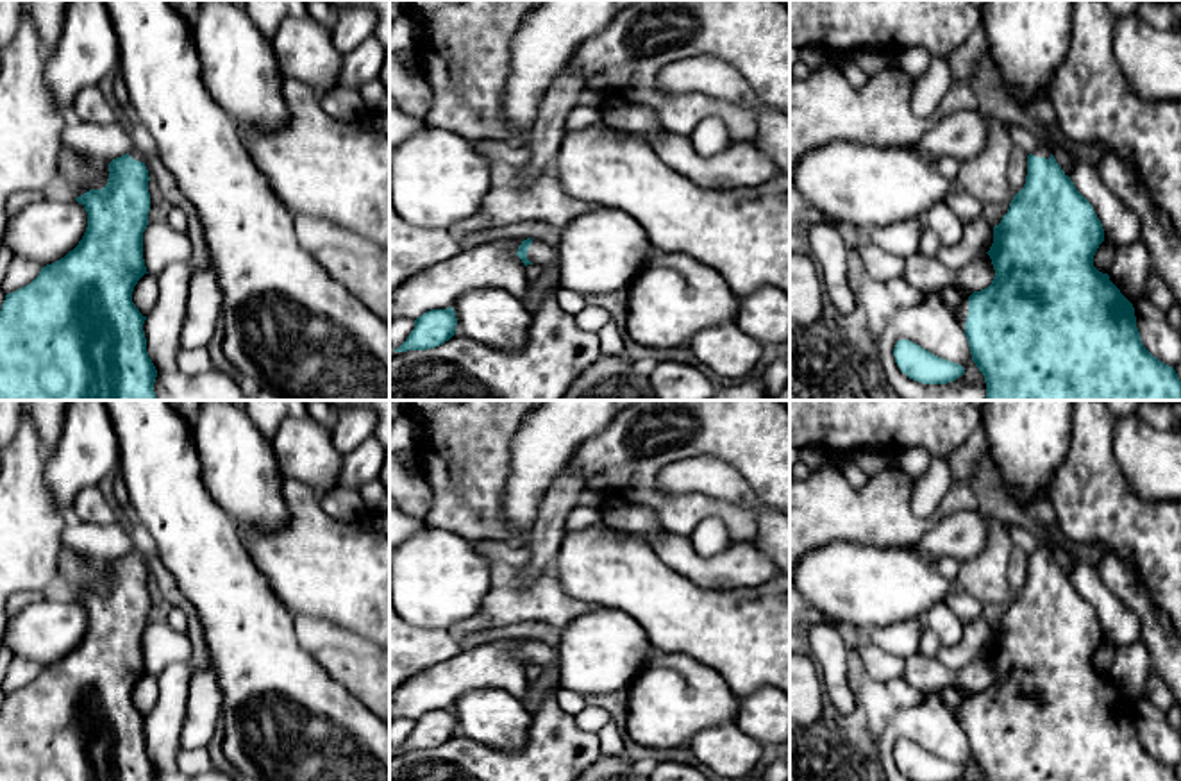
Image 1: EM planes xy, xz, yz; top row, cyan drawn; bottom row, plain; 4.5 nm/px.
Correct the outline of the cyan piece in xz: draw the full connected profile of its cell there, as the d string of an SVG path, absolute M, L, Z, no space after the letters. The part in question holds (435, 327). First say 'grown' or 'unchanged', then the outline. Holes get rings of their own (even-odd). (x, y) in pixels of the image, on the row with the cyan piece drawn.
unchanged | M431 309L415 320L415 329L395 352L427 350L443 345L456 334L456 311Z

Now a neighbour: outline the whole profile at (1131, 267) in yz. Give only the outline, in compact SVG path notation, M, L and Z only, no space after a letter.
M1142 241L1117 245L1110 281L1131 304L1145 298L1143 291L1151 272L1152 261Z

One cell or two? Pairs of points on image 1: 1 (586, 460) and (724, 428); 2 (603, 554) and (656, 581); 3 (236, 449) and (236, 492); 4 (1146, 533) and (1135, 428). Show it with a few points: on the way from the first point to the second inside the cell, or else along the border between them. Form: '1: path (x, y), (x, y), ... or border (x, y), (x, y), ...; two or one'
1: path (620, 461), (640, 463), (690, 447); one
2: path (615, 567), (629, 578), (644, 581); one
3: path (236, 460), (236, 481); one
4: border (1119, 463), (1130, 488), (1139, 497), (1162, 503); two

